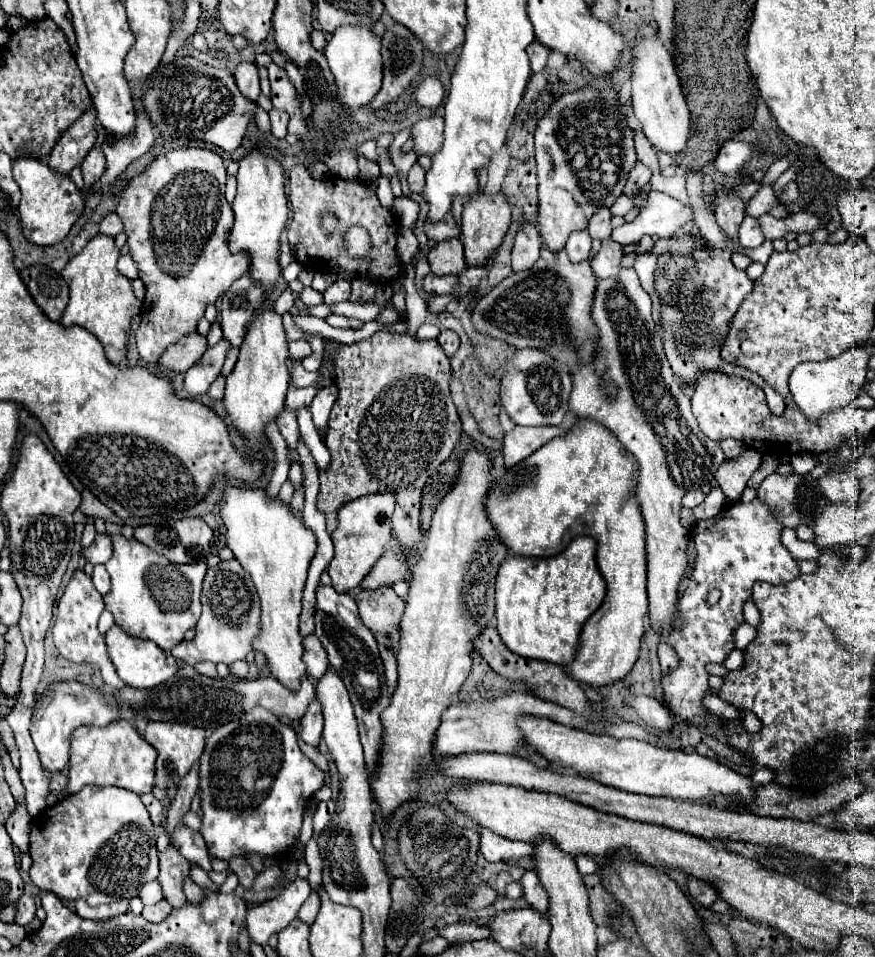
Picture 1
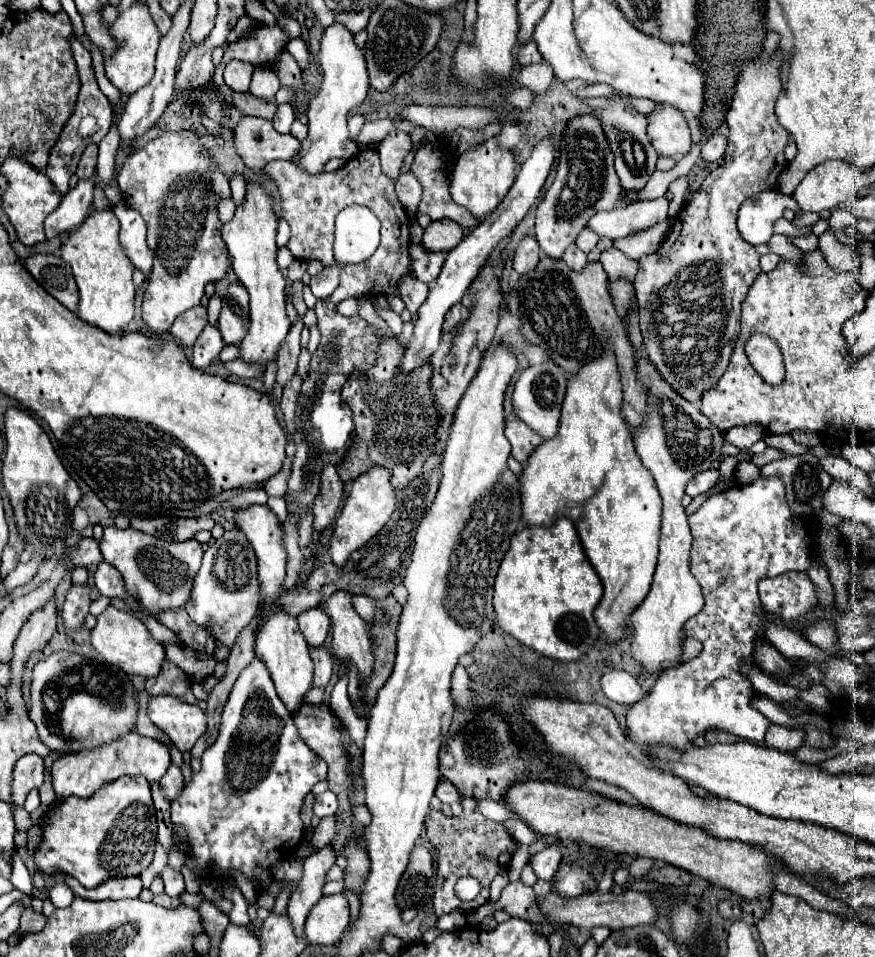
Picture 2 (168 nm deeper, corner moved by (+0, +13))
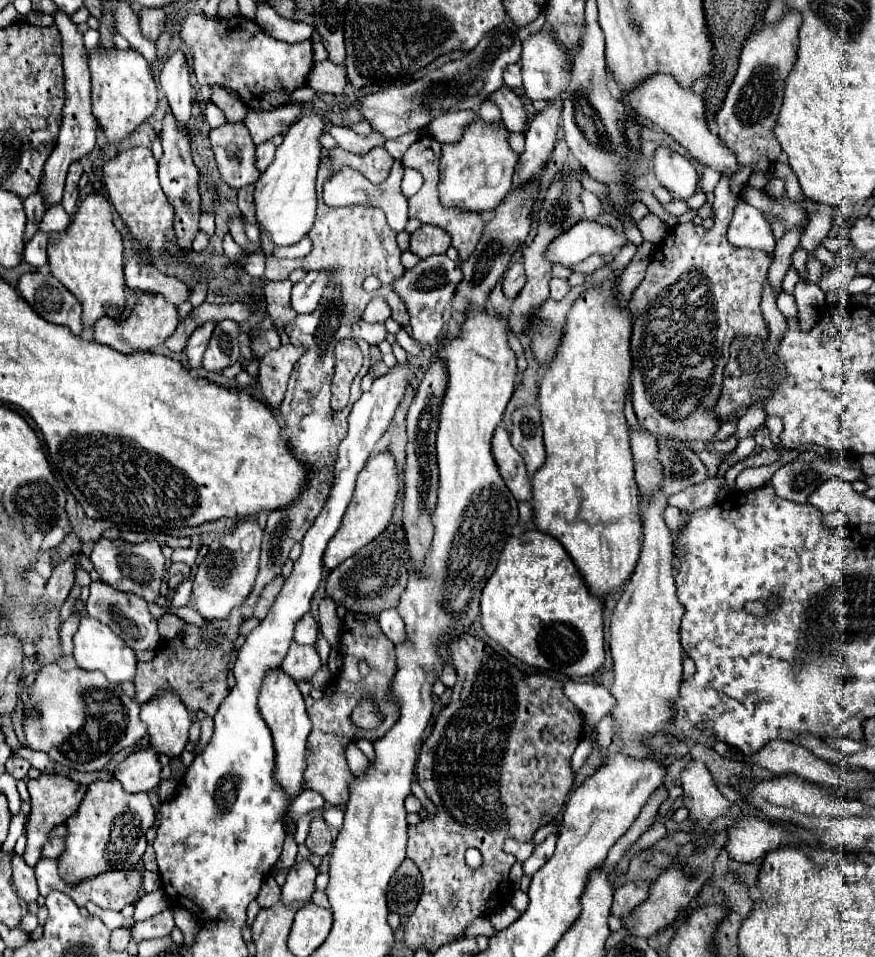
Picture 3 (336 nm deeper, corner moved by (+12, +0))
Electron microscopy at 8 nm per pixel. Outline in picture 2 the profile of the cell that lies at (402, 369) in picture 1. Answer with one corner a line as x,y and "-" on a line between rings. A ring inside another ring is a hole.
381,338
379,348
375,350
377,352
375,364
367,372
355,370
343,386
341,396
343,396
343,402
353,410
353,424
355,424
353,442
351,442
345,458
337,466
337,472
339,472
339,478
343,484
359,478
361,474
365,474
367,470
371,470
375,466
383,466
383,468
391,470
393,488
405,490
409,486
409,482
413,478
417,478
417,474
421,474
425,460
435,452
437,430
441,426
441,414
439,414
439,408
435,406
435,396
431,392
433,368
431,368
431,362
427,362
425,366
419,366
419,370
403,374
399,370
399,366
405,356
405,348
407,346
401,344
399,338

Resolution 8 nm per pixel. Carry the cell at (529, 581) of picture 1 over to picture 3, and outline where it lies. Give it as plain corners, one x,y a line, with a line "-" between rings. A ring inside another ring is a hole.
529,529
521,537
511,537
507,541
497,569
485,583
481,595
481,625
491,639
531,667
557,671
569,677
591,675
603,665
603,615
603,601
597,601
597,597
589,593
589,587
563,545
537,529

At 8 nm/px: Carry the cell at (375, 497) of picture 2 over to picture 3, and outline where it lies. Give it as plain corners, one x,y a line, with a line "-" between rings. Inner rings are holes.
385,449
385,451
371,455
357,477
355,493
351,497
351,503
349,503
345,515
343,515
341,527
337,529
337,533
333,535
333,539
329,541
329,545
325,549
323,563
329,569
335,569
339,563
353,557
361,547
365,547
369,541
373,541
377,535
381,535
387,529
387,525
393,519
397,491
399,491
397,465
395,465
395,457
391,455
391,451

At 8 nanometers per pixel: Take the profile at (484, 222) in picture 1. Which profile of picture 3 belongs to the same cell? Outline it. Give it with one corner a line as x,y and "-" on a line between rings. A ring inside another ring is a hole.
475,119
475,121
471,121
465,127
463,137
457,143
441,145
439,197
441,197
441,203
445,207
461,207
461,209
467,209
467,211
479,211
481,213
481,211
497,207
503,201
503,197
511,191
515,165
519,161
519,155
509,147
507,139
509,139
509,131
505,129
505,125
501,125
501,123
487,123
483,119

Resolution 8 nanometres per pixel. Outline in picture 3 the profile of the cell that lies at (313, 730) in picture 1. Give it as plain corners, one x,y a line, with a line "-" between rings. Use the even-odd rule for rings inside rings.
291,641
291,647
287,651
287,657
281,665
281,669
293,677
293,679
311,679
311,675
321,667
319,655
315,651
315,647
307,647
307,645
299,645
295,641

